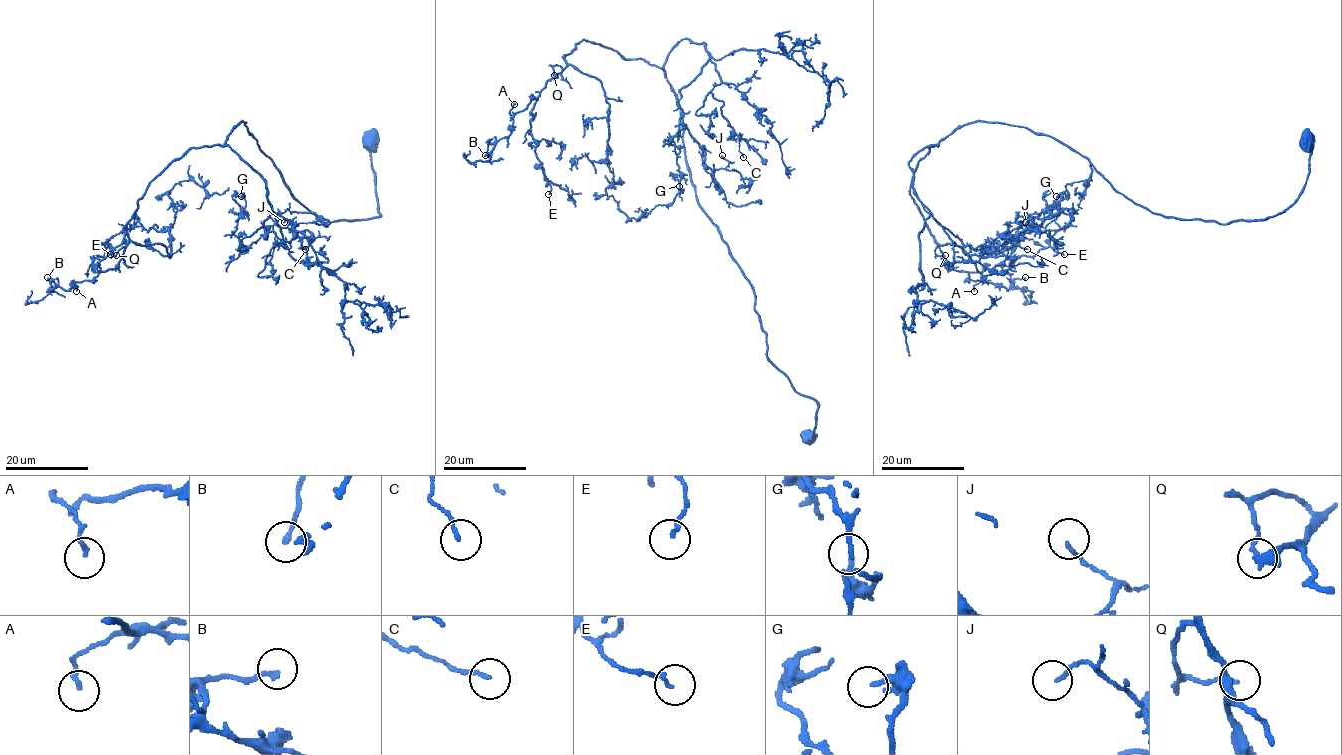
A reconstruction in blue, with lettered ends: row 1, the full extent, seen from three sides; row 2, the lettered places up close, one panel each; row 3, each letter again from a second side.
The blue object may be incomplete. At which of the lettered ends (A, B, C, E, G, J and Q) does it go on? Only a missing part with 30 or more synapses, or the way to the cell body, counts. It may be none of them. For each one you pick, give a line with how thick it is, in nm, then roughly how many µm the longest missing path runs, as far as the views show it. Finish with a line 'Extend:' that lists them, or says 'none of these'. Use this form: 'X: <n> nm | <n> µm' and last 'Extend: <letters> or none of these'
Extend: none of these

